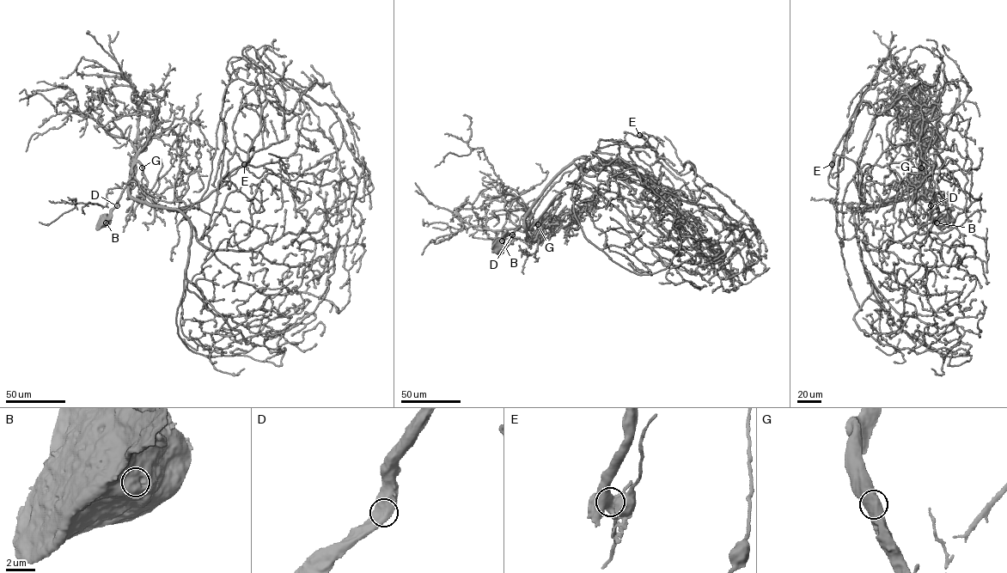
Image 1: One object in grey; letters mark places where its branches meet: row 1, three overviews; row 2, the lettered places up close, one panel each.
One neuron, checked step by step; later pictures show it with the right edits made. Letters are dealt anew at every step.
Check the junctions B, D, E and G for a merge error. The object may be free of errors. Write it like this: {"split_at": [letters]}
{"split_at": ["E"]}

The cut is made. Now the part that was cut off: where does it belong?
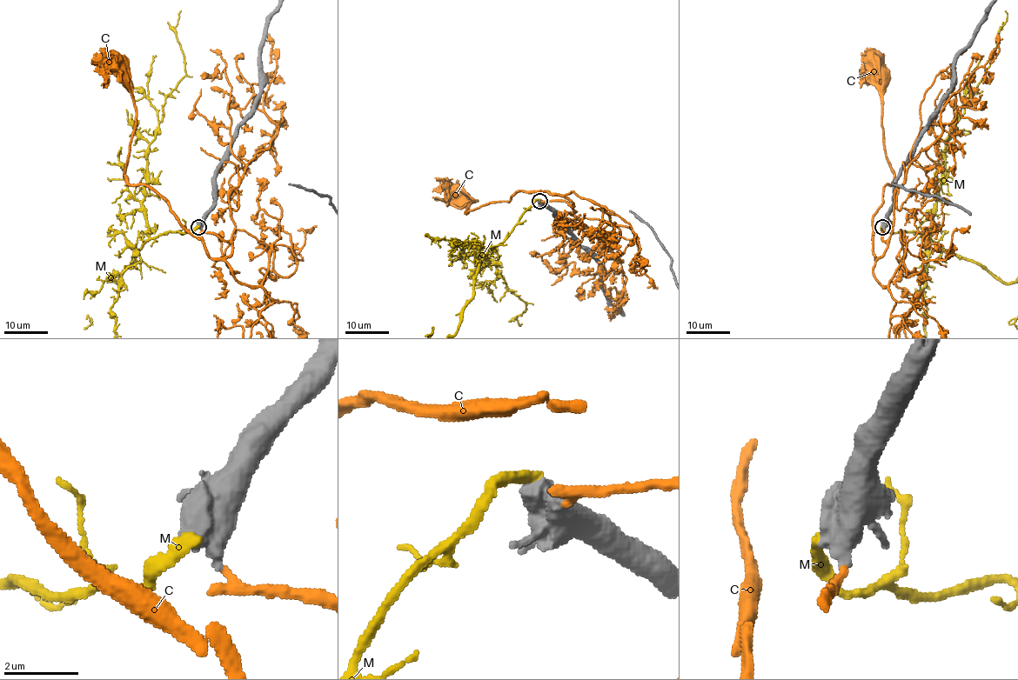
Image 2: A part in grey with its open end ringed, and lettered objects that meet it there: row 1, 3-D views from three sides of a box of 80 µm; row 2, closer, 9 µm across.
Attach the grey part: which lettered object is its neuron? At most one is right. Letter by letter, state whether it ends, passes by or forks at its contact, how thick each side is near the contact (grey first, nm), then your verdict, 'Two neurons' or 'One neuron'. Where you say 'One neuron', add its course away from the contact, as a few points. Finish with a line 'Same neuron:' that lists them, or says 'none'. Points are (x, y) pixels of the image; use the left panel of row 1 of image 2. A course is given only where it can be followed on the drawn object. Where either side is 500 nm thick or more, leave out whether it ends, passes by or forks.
C: It ends there. Thickness 480 nm (grey) against 280 nm. Two neurons
M: Thickness 550 nm (grey) against 360 nm. Two neurons
Same neuron: none

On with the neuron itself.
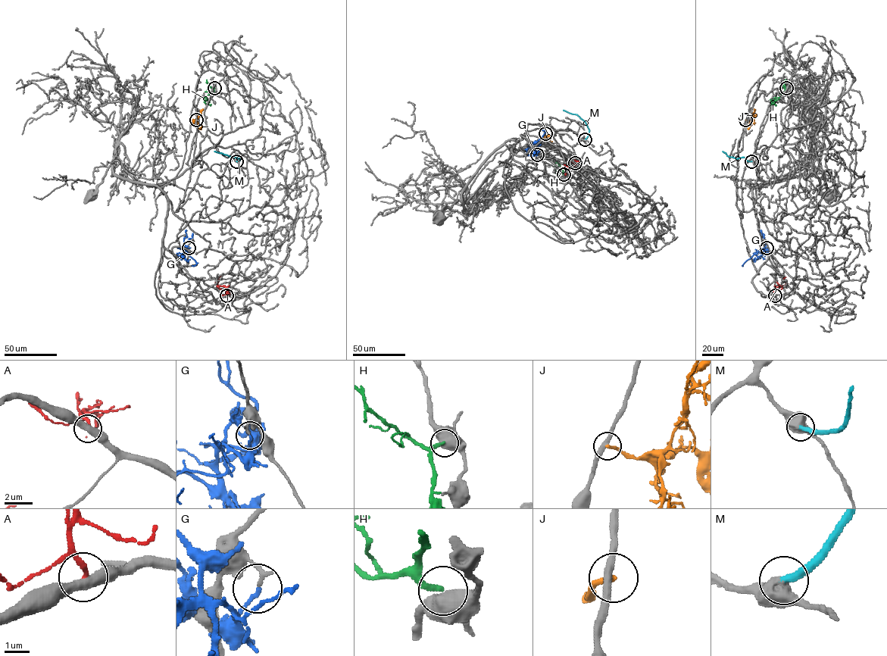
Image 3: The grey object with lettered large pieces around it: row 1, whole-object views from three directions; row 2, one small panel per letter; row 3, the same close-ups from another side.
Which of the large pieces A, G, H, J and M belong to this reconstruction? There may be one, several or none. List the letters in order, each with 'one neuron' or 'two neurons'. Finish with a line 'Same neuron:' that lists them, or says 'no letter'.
A: two neurons
G: two neurons
H: two neurons
J: two neurons
M: two neurons
Same neuron: no letter

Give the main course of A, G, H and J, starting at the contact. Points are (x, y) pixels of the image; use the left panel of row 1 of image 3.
A: (226, 295), (227, 288), (217, 284), (221, 276)
G: (188, 248), (184, 251), (196, 262), (192, 265)
H: (214, 88), (207, 104), (204, 101), (207, 100)
J: (196, 120), (201, 129), (202, 123)

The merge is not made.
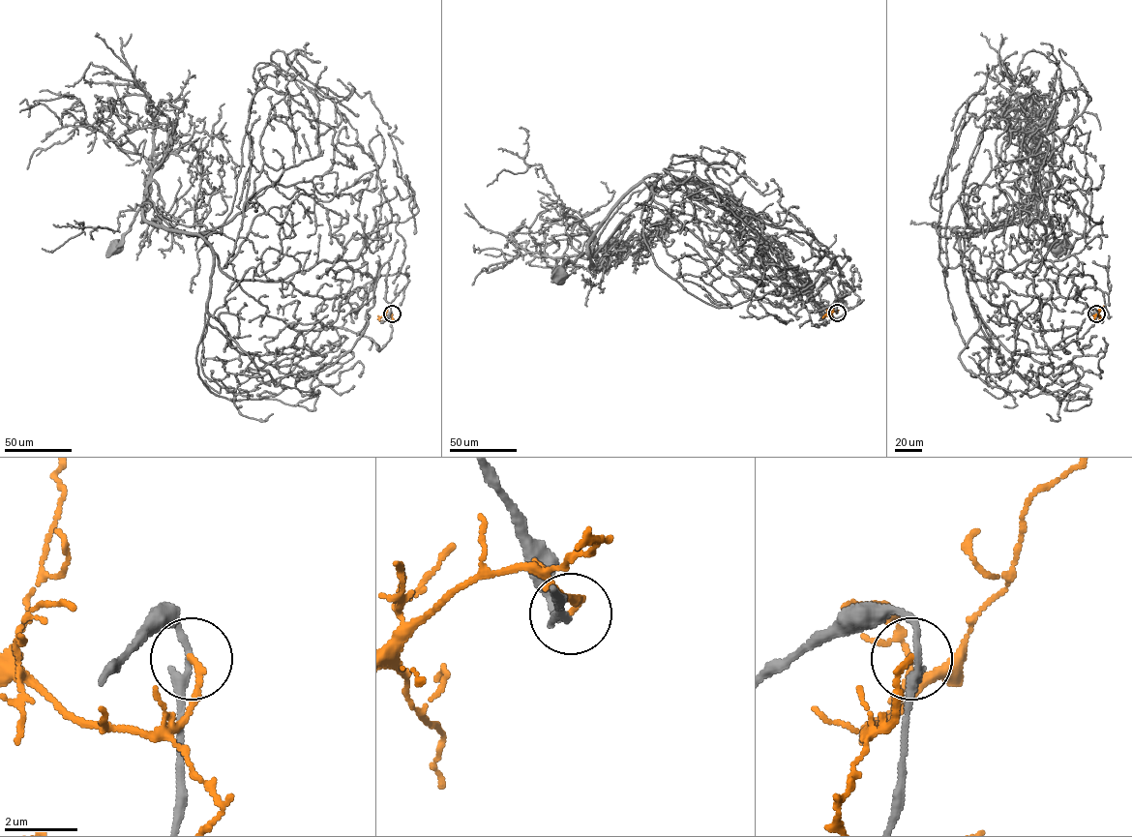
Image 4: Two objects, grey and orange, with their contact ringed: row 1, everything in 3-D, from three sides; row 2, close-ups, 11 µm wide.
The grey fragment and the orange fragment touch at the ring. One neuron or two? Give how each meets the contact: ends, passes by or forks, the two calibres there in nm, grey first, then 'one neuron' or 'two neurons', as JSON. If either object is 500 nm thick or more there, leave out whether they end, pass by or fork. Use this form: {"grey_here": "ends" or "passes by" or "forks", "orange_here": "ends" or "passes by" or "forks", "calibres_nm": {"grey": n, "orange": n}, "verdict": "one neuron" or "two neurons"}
{"grey_here": "passes by", "orange_here": "ends", "calibres_nm": {"grey": 220, "orange": 170}, "verdict": "two neurons"}

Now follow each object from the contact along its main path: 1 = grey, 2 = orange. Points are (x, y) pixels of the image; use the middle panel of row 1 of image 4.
1: (837, 313), (822, 269), (783, 295), (708, 209), (658, 177), (635, 186), (557, 275)
2: (837, 313), (833, 311), (824, 315), (826, 310)

